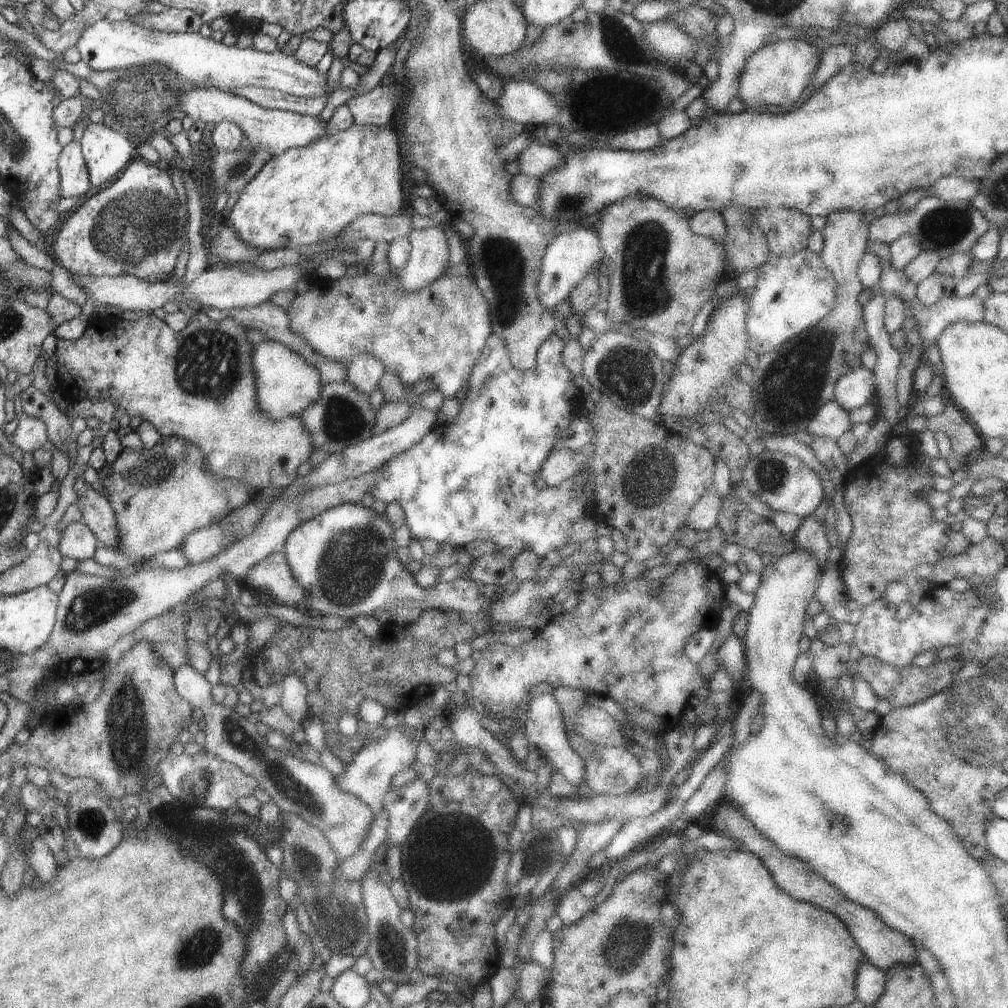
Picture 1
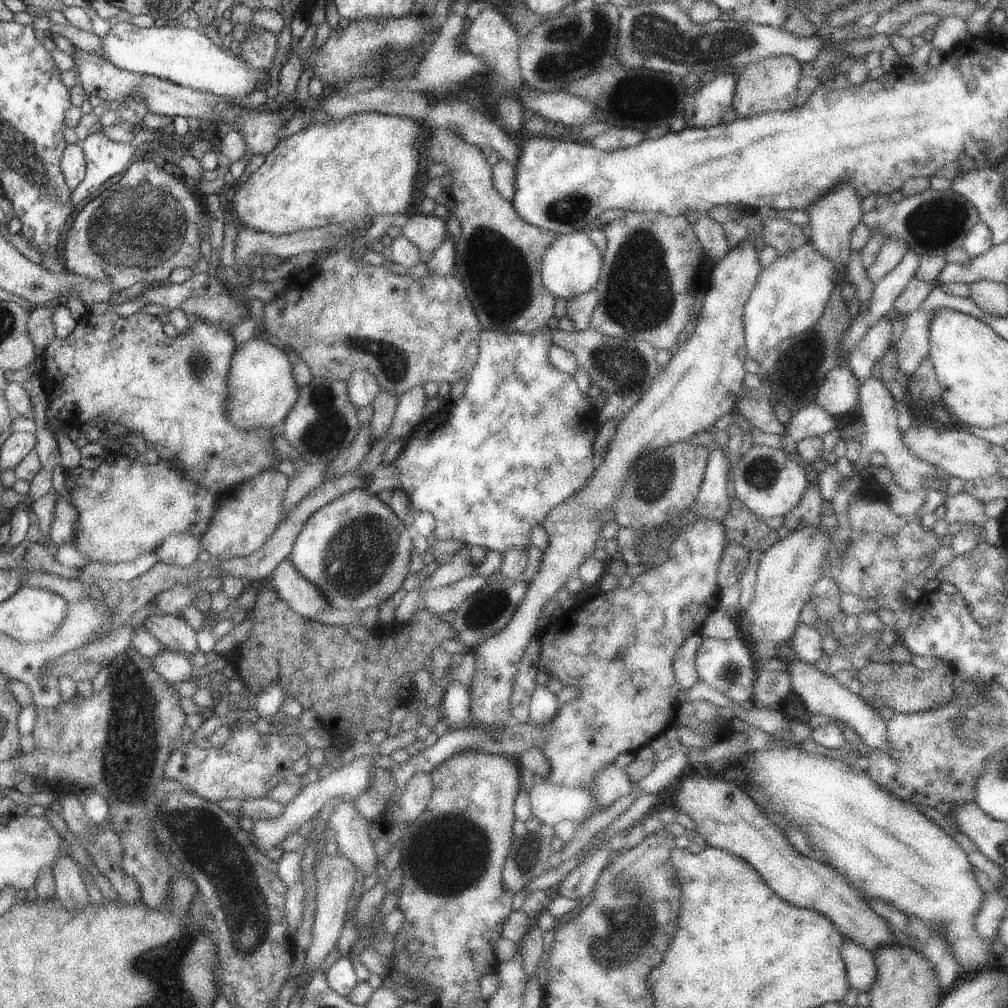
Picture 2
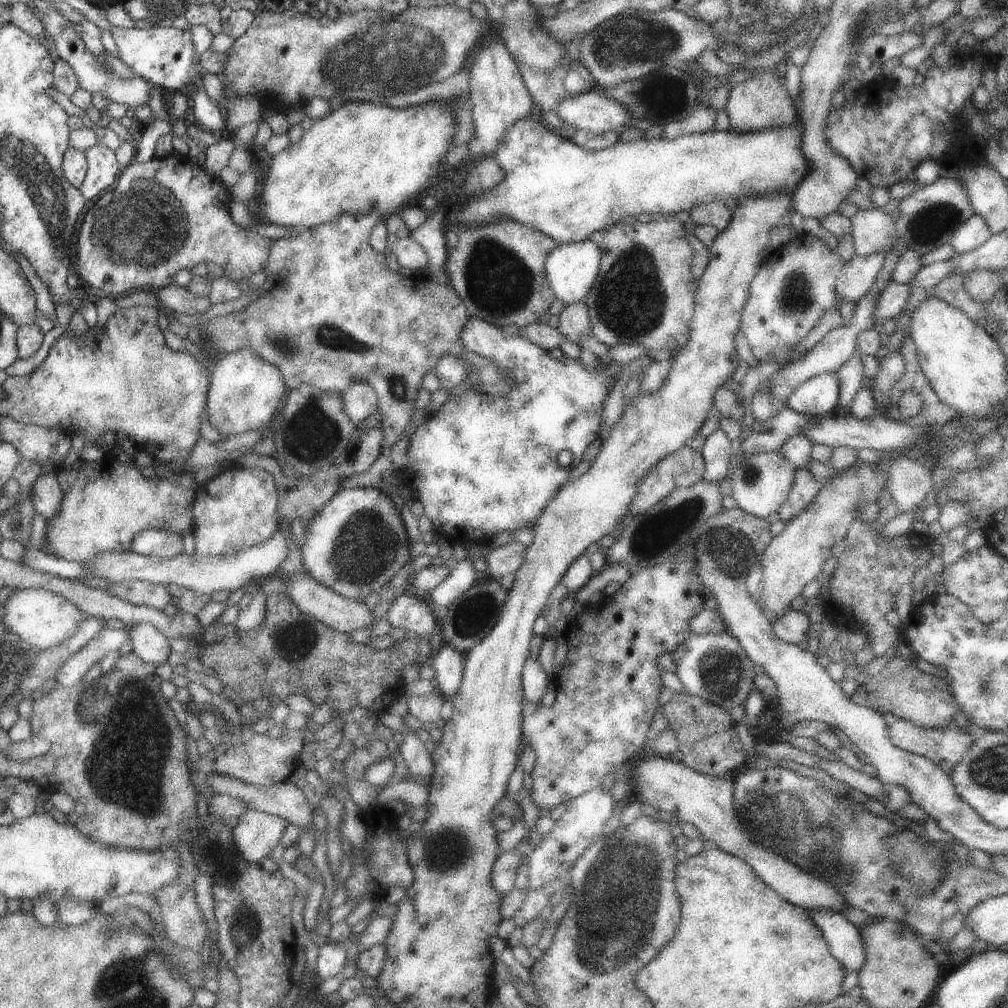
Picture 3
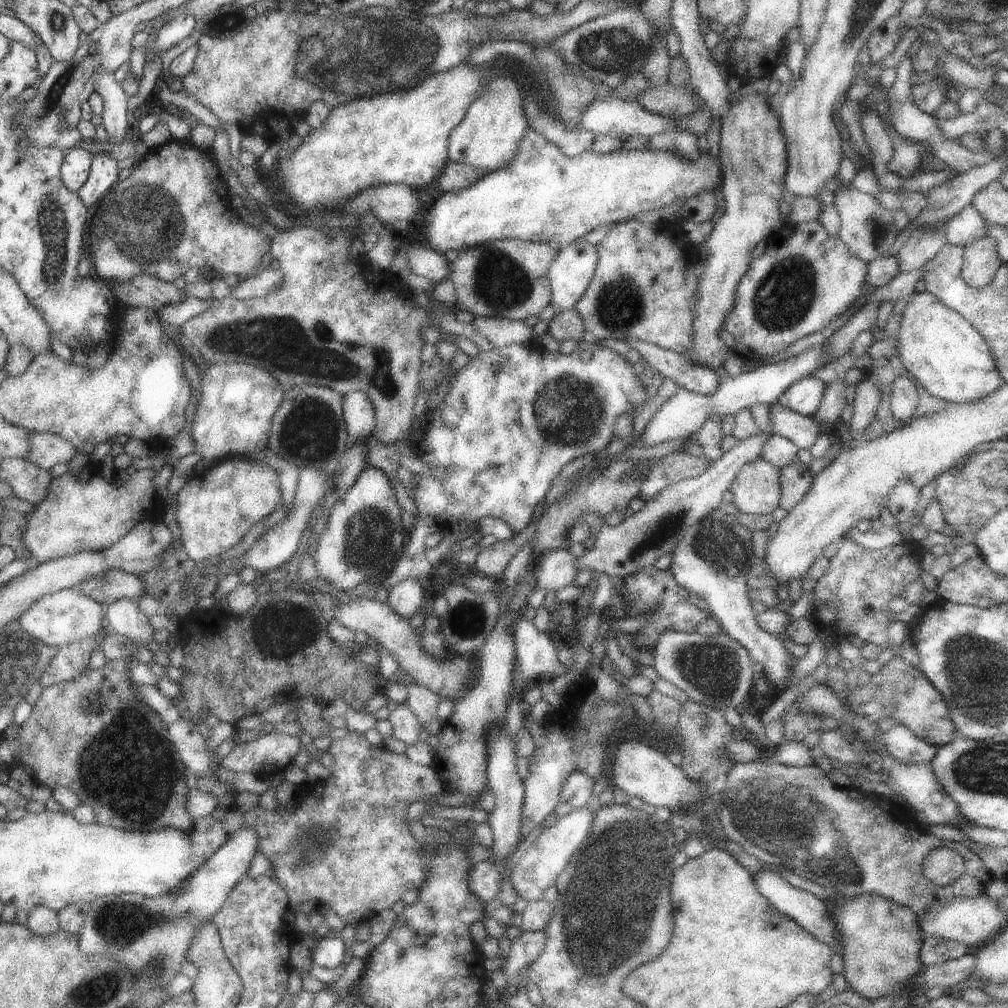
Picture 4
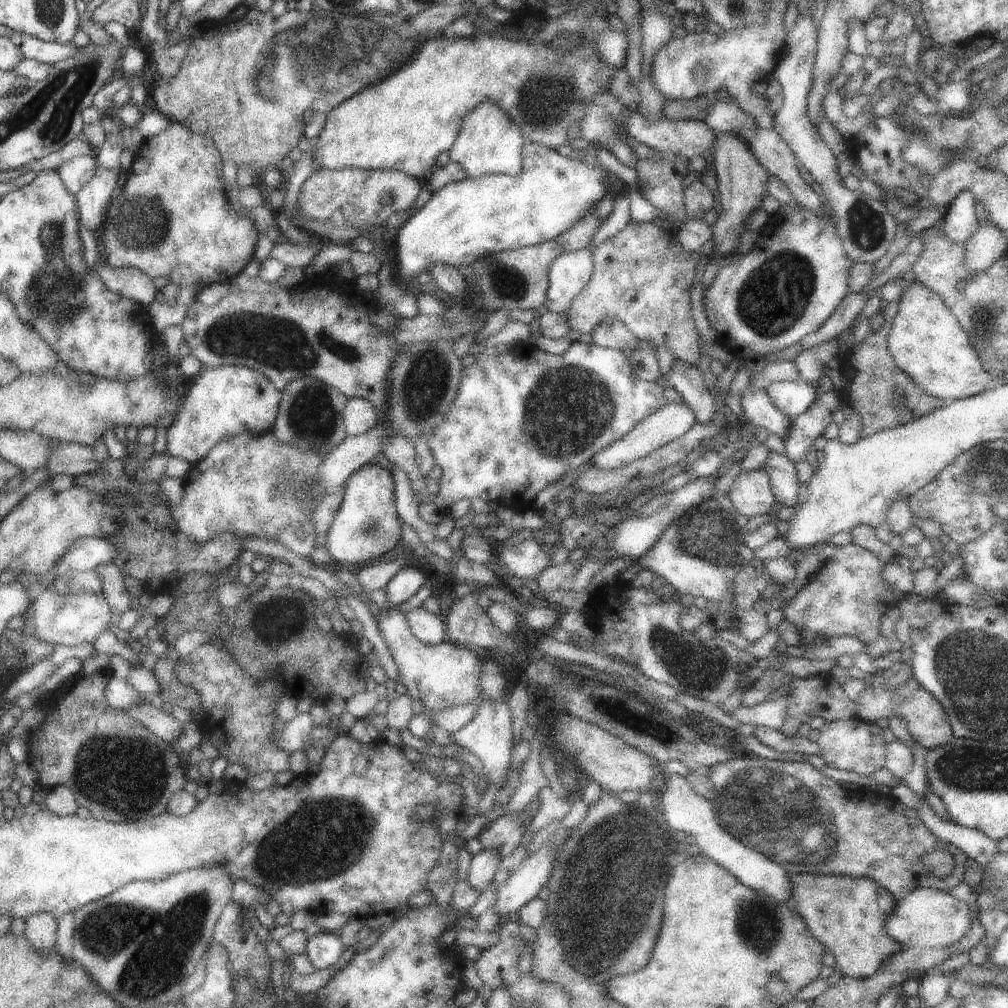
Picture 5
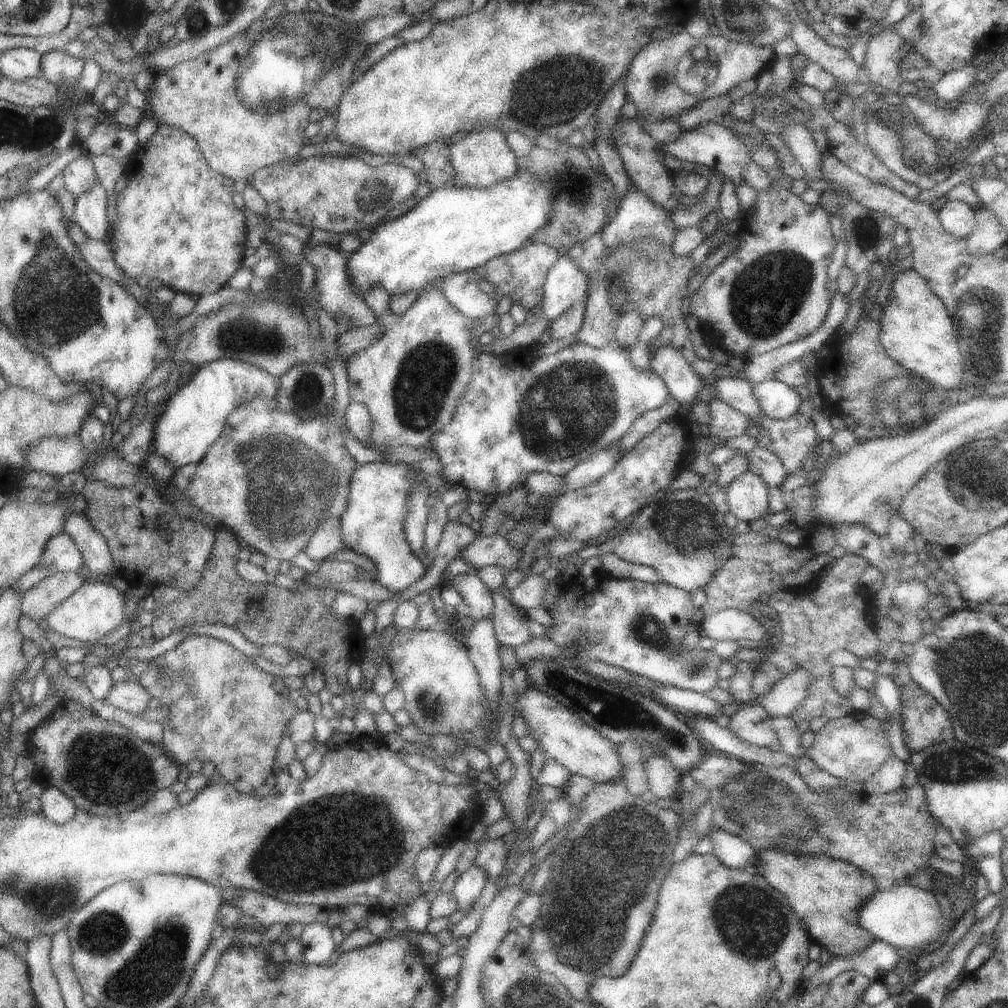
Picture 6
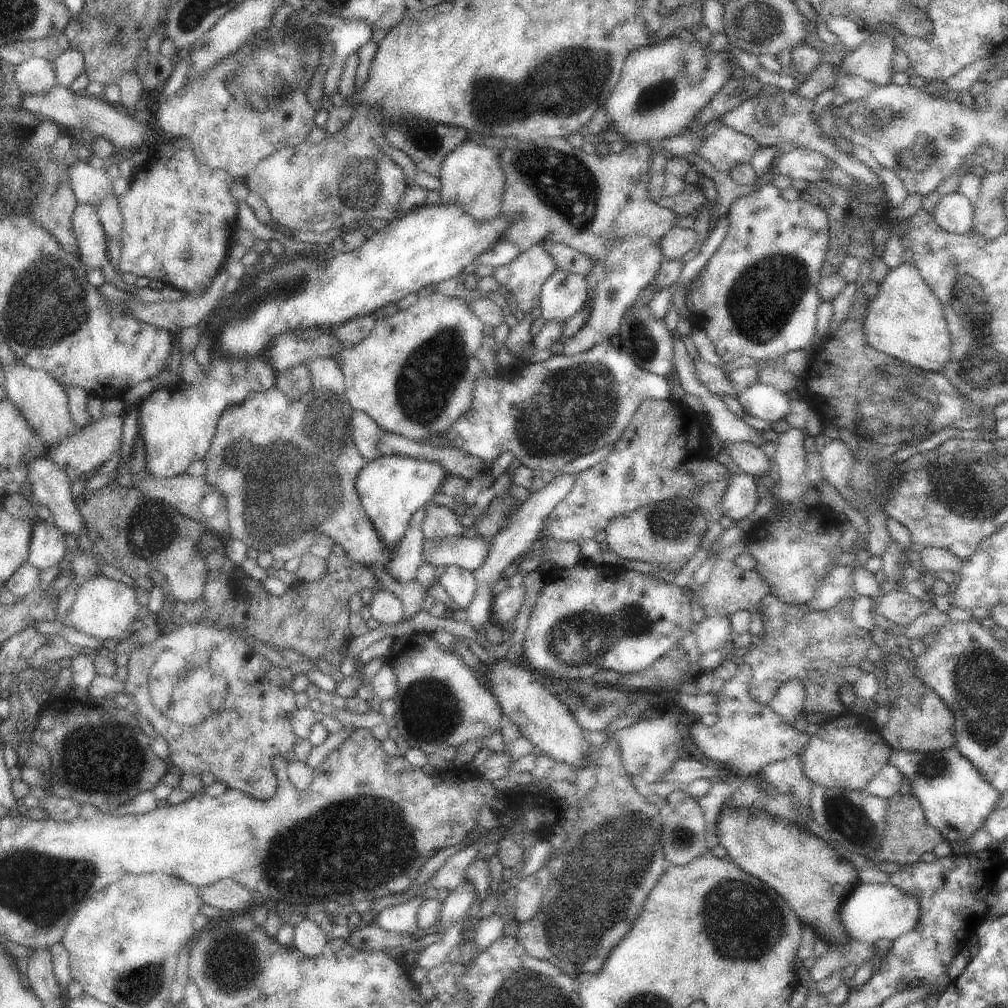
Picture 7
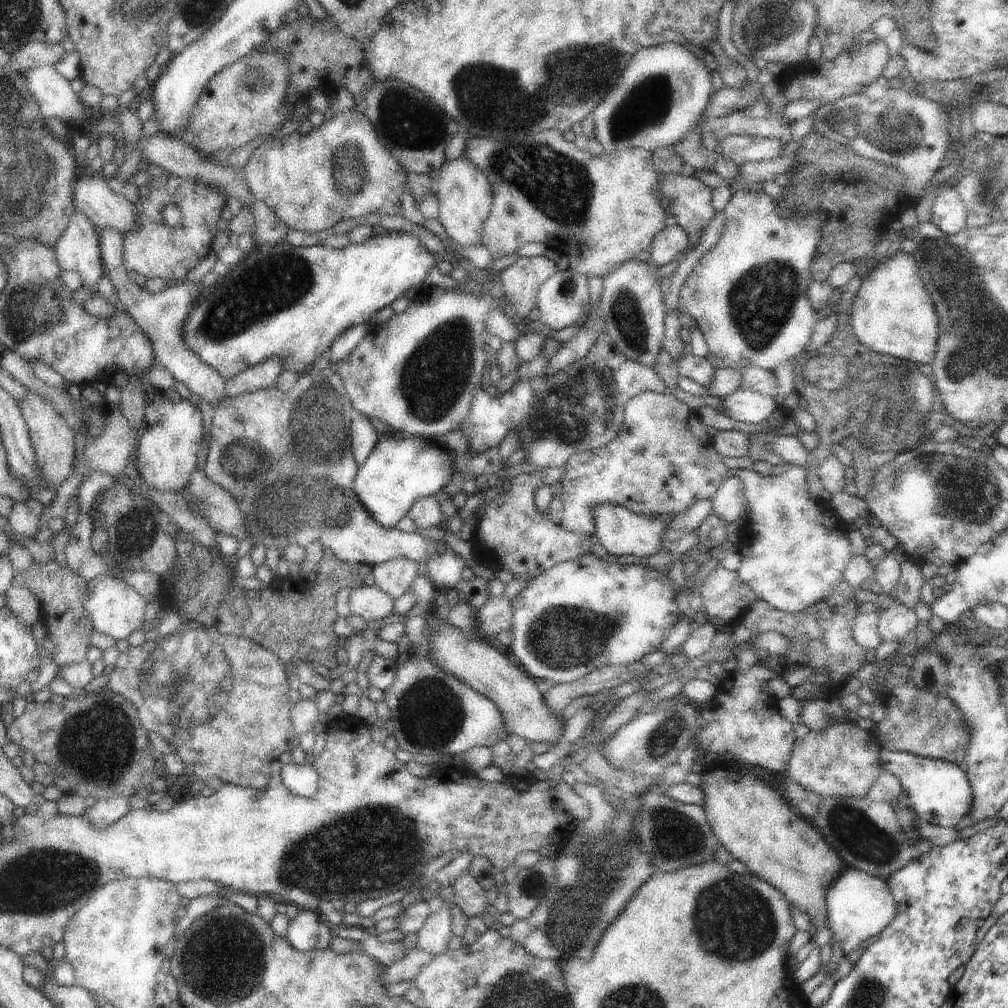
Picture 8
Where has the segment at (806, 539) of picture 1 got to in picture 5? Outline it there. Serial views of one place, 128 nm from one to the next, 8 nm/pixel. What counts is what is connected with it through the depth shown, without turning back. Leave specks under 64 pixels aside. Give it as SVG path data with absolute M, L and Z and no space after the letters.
M770 453L762 469L769 474L778 504L797 507L798 489L801 485L797 479L795 464L785 454Z

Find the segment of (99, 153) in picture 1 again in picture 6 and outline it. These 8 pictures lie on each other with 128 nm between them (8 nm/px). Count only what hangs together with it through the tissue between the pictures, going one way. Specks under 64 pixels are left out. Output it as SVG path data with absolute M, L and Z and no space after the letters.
M97 182L84 196L74 201L73 221L88 238L109 242L111 230L106 219L106 193Z

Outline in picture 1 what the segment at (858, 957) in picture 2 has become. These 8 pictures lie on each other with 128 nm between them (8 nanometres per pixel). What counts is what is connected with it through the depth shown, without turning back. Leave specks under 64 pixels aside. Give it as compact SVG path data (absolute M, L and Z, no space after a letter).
M862 961L858 965L856 976L857 1000L865 1006L873 1006L884 992L885 972L870 961Z

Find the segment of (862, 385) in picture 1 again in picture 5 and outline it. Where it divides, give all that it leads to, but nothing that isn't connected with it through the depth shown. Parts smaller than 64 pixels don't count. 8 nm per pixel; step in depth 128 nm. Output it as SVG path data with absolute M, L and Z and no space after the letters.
M772 381L765 388L771 403L790 419L806 412L815 401L816 388L808 381Z

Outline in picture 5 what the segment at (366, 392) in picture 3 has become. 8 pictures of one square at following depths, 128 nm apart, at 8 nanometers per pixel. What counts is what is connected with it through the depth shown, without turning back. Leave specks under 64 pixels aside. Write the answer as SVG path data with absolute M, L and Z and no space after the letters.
M350 397L344 412L344 419L346 434L348 437L353 437L366 432L377 423L377 409L369 400Z

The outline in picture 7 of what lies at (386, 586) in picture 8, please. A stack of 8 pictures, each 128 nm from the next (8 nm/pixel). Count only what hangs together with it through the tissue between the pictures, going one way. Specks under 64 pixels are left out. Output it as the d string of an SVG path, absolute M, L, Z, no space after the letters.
M409 527L397 546L396 555L381 568L399 583L415 581L416 572L422 564L424 539L426 538L422 529Z

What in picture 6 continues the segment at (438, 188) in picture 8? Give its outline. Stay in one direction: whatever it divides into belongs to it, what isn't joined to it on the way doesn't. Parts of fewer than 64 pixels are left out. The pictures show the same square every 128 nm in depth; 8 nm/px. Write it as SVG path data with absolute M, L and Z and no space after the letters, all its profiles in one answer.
M495 125L492 128L482 128L470 131L465 138L452 143L450 148L450 162L455 175L453 185L459 187L488 188L498 181L507 181L519 171L517 157L508 147L506 132Z

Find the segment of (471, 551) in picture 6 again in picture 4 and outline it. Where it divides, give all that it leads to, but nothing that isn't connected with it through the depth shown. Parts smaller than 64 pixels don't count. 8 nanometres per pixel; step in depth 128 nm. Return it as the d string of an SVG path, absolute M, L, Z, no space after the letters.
M570 548L544 553L537 560L537 567L533 572L535 588L553 595L559 588L574 585L577 577L576 553L577 550Z

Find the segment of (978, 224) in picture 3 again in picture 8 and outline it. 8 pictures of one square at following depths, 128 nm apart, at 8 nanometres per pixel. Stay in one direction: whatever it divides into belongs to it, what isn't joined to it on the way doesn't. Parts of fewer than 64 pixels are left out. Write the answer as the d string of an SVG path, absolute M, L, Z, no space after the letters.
M954 188L940 191L933 200L931 220L941 231L955 235L967 227L968 211Z

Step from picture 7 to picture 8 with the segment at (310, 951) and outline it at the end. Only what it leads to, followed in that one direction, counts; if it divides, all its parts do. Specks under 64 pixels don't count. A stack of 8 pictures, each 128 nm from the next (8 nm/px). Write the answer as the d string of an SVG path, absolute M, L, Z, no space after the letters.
M301 909L289 922L285 938L299 951L314 949L319 937L321 919L318 912Z

